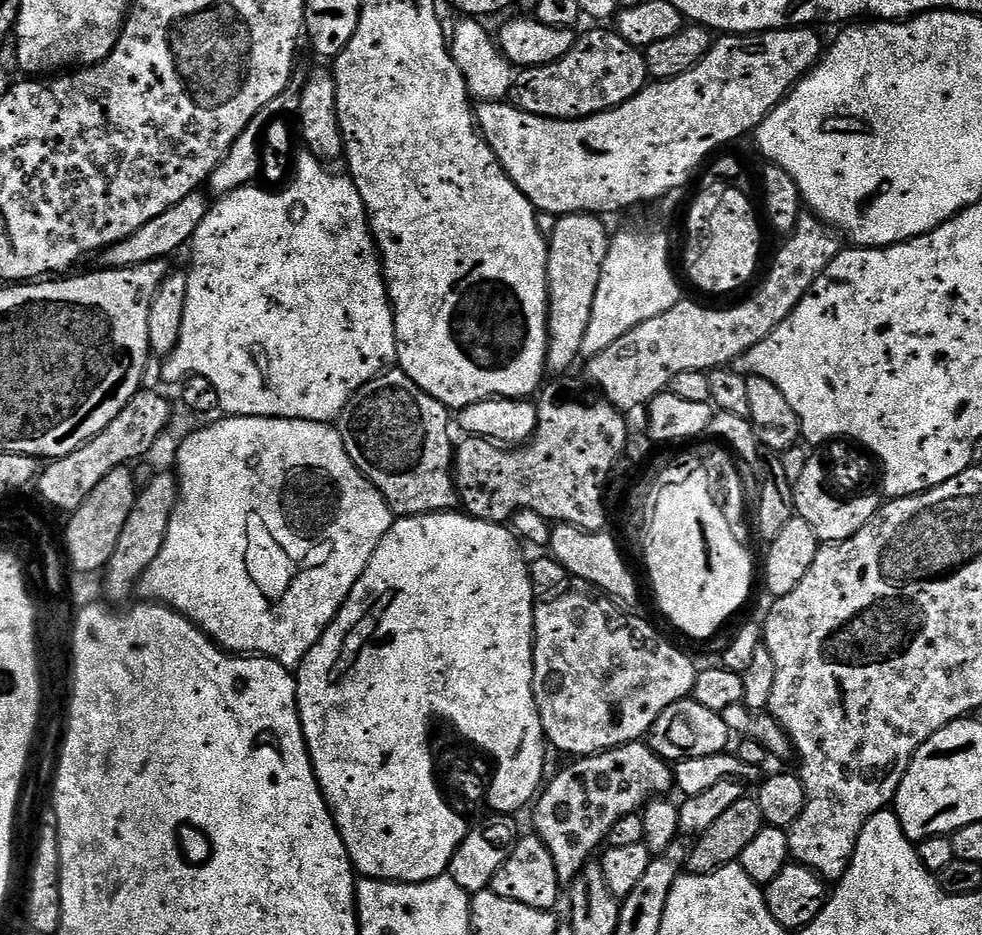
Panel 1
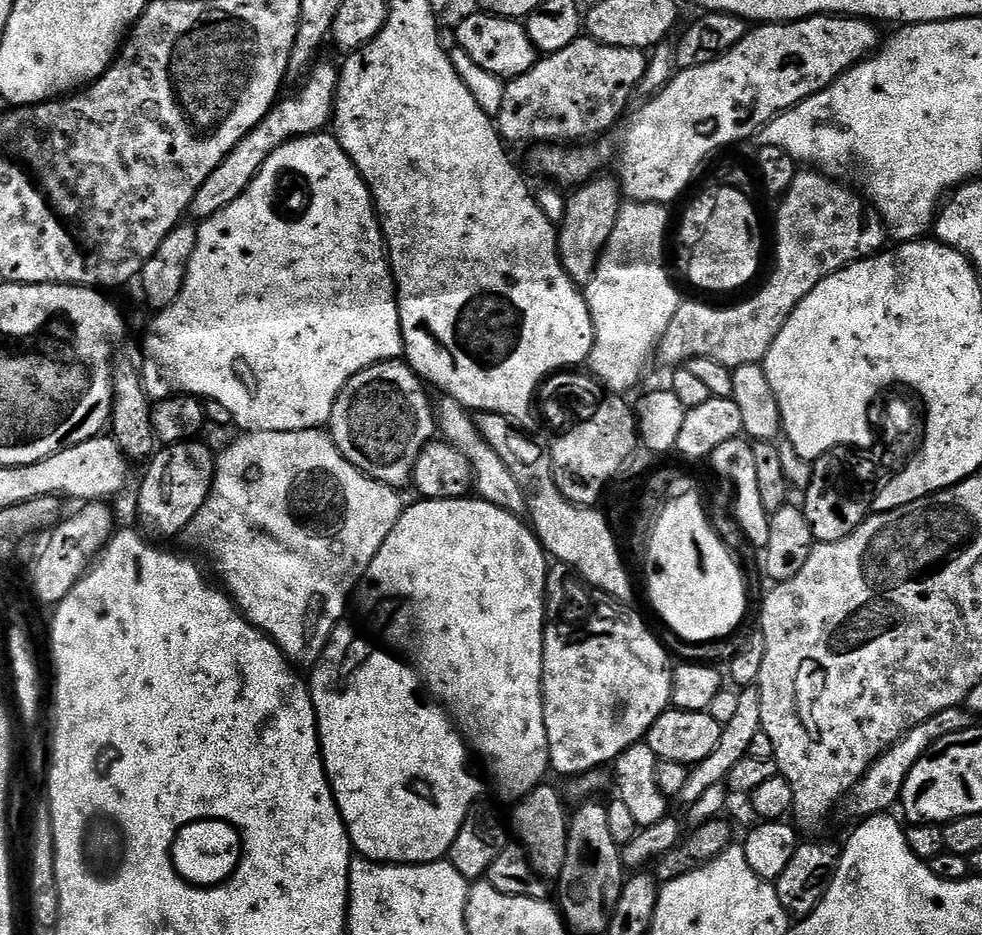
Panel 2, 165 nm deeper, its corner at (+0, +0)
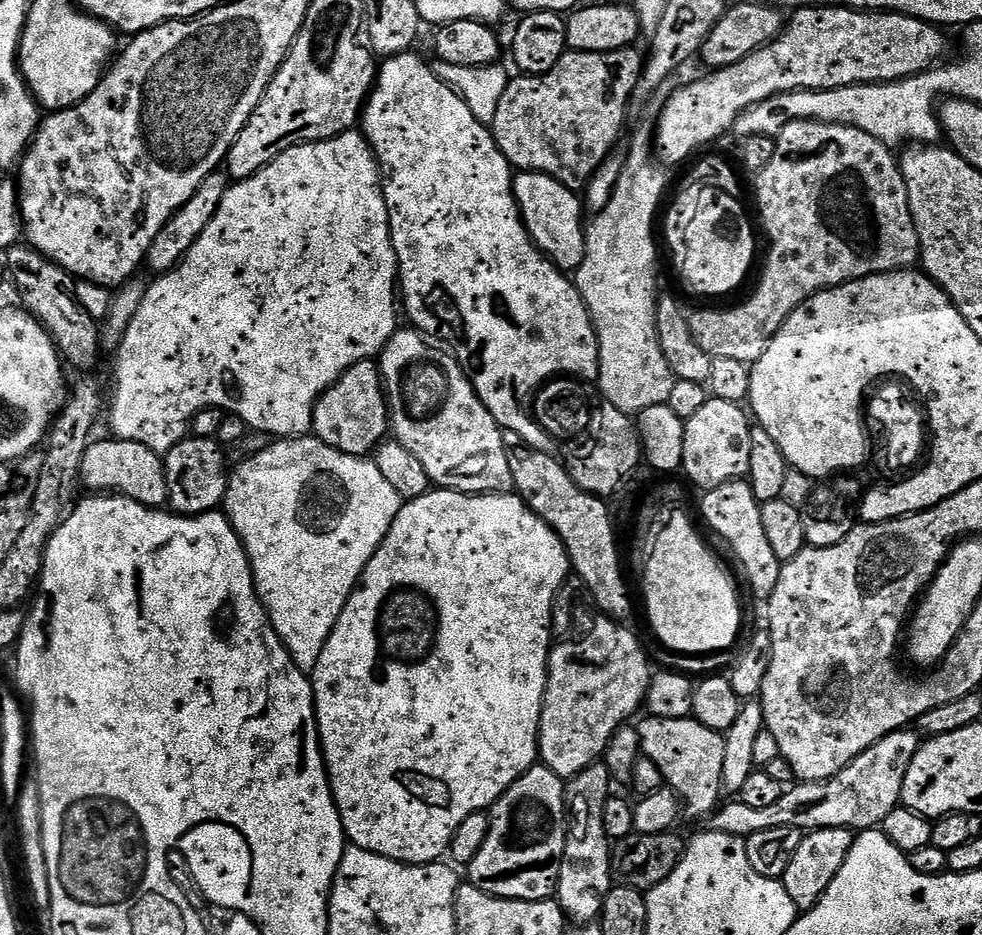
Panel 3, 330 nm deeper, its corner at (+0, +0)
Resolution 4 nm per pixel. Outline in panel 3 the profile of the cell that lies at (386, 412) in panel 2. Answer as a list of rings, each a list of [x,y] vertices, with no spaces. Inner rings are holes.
[[[375,359],[350,366],[350,370],[346,370],[338,382],[323,392],[312,411],[312,432],[326,446],[351,456],[367,457],[384,443],[390,432],[390,413],[388,397]]]

